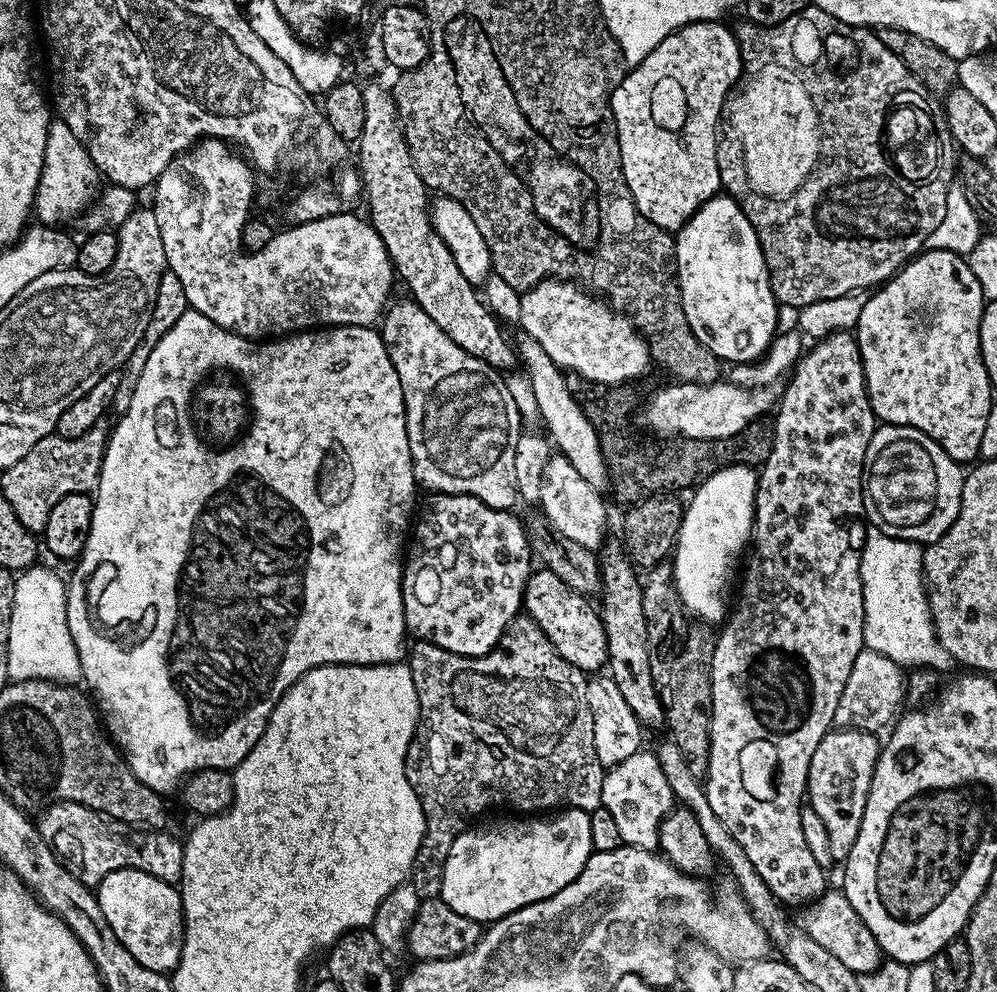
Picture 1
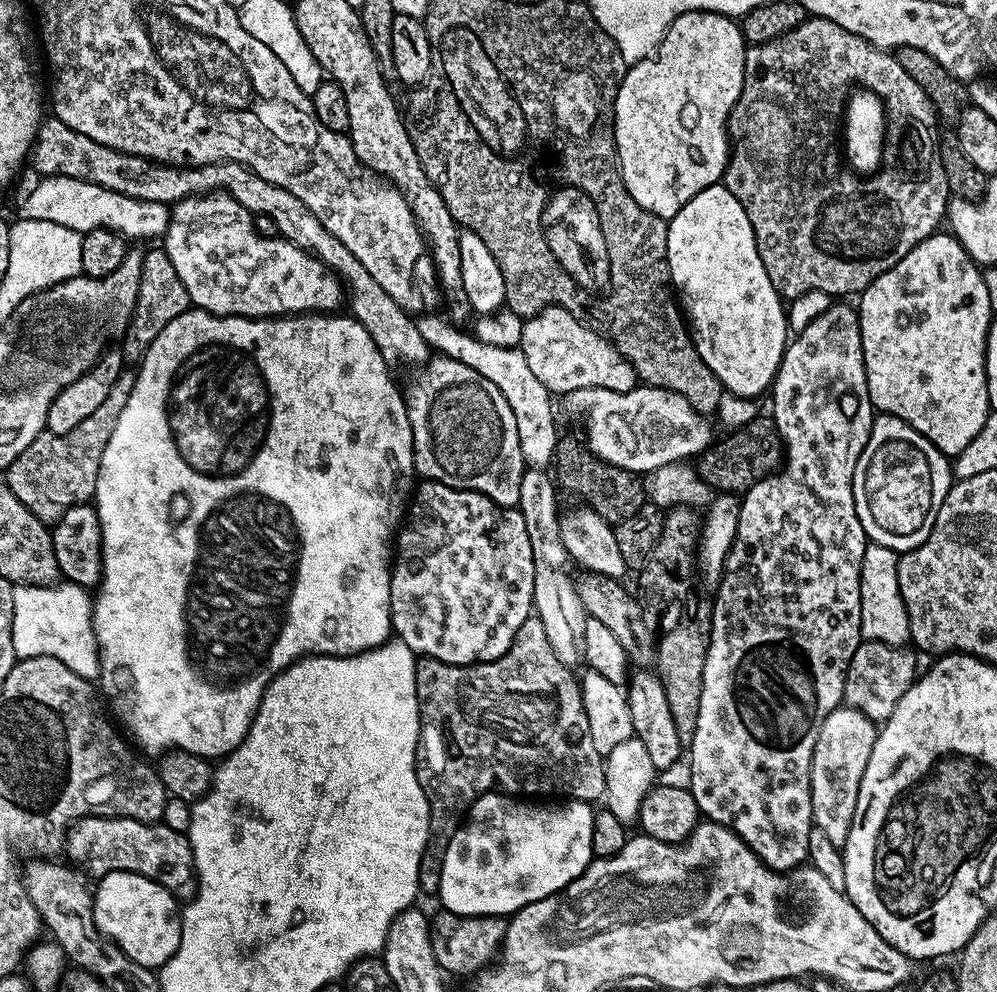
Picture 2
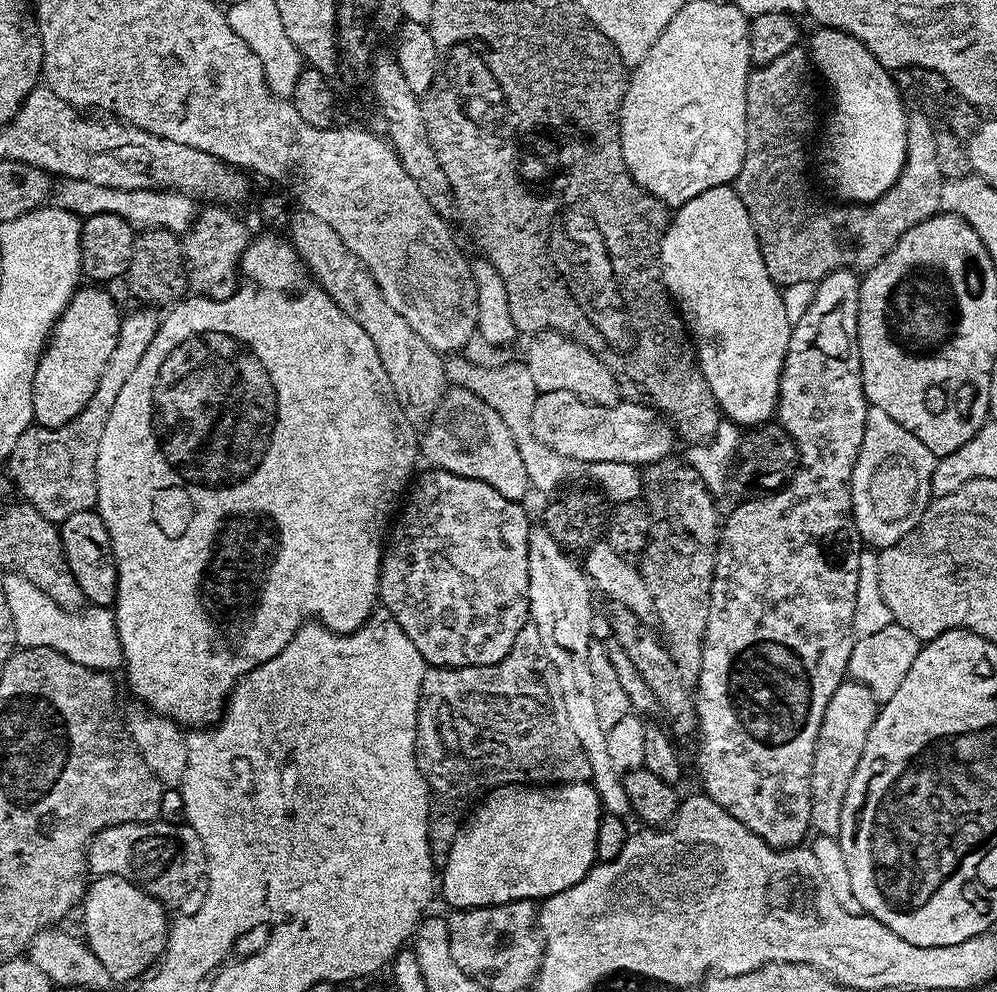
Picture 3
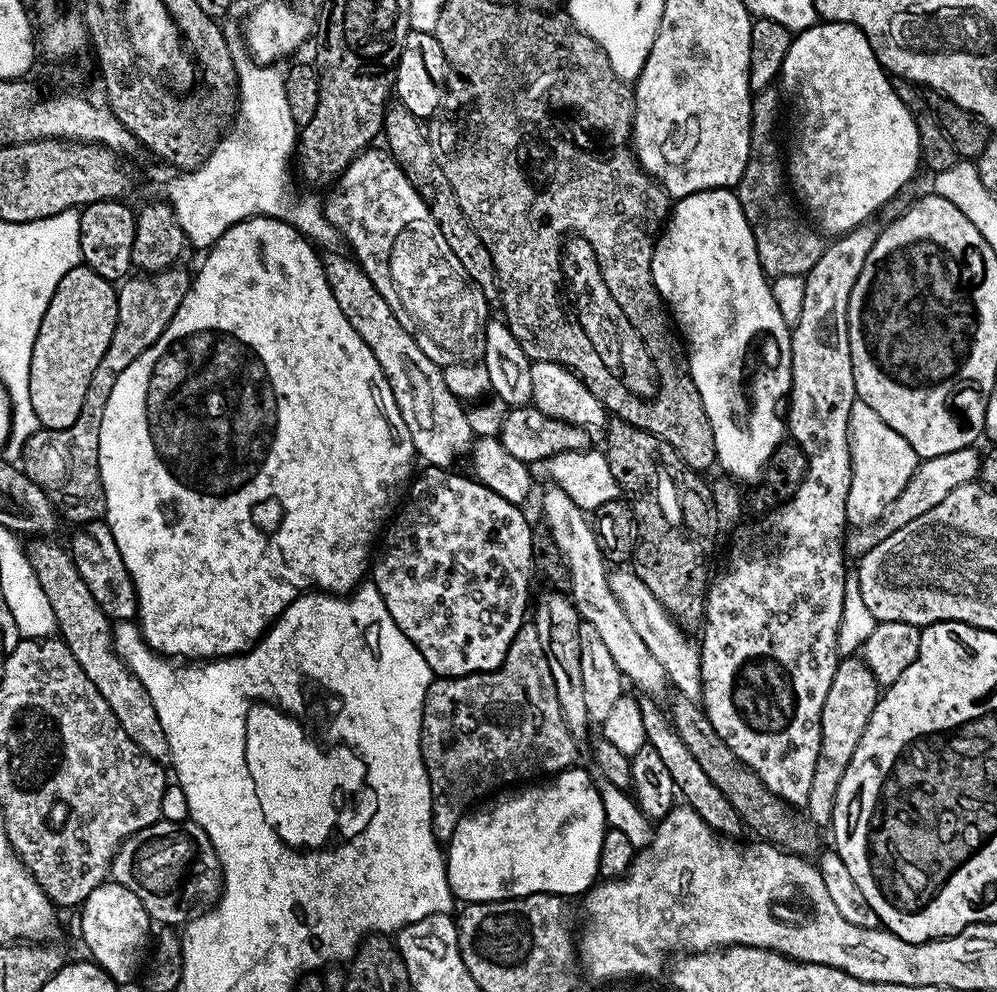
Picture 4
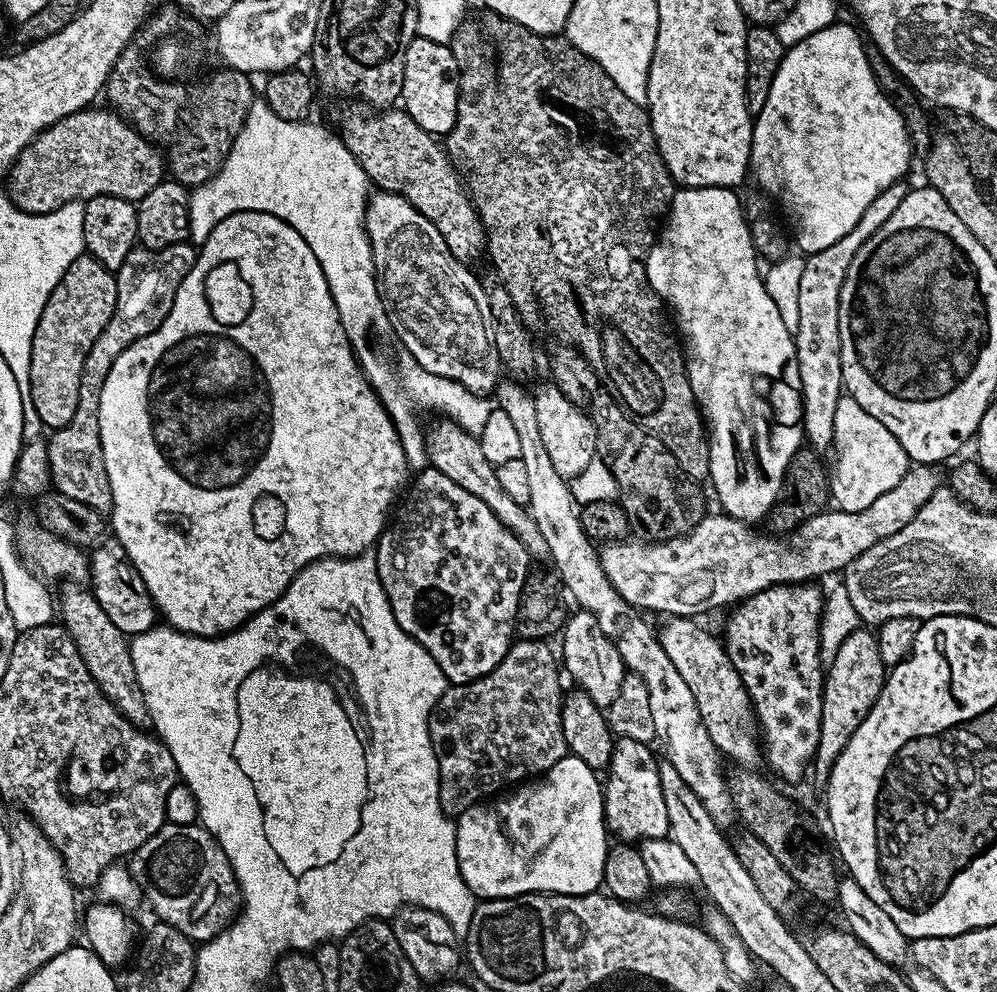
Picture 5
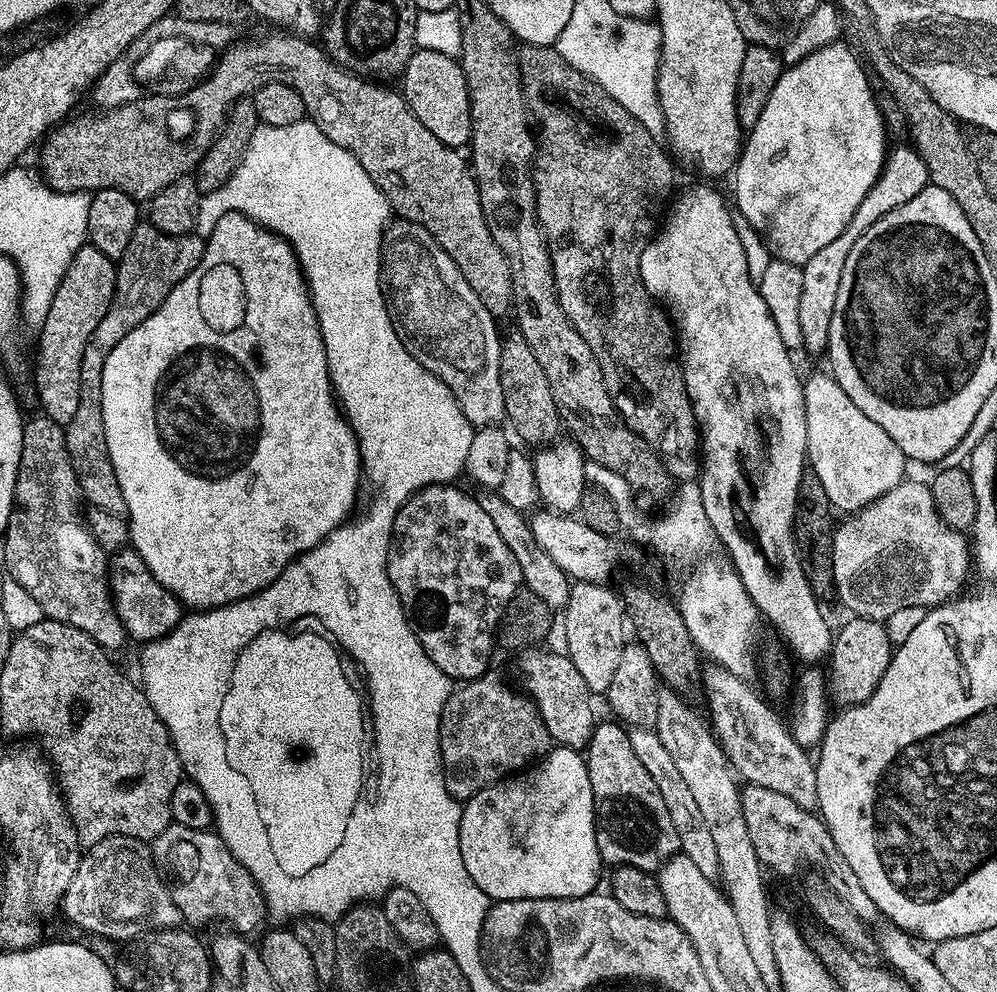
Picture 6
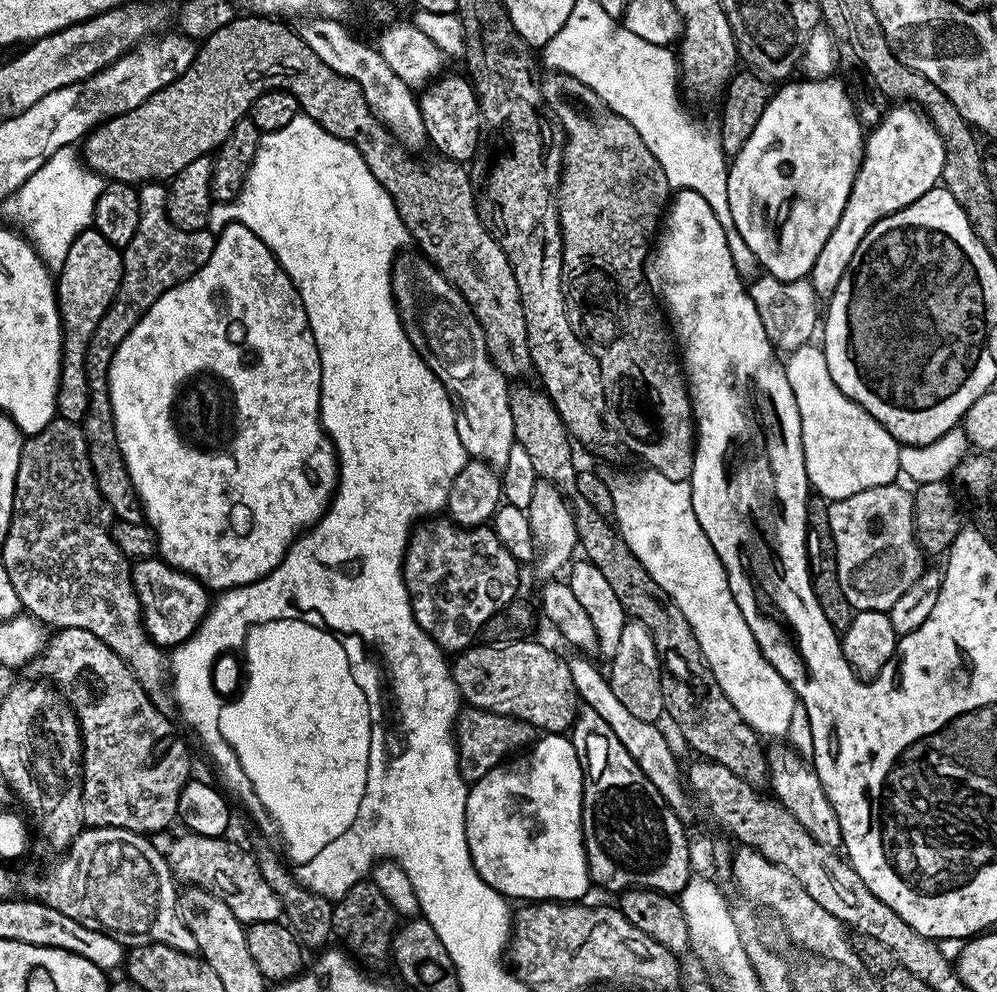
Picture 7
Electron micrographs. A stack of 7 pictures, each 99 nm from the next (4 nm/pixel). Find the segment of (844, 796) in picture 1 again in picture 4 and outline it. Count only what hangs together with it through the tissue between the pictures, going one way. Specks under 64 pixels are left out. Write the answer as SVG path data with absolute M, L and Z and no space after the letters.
M859 655L844 656L841 659L834 674L834 682L830 682L826 702L822 702L818 762L814 766L814 778L810 781L806 805L806 815L813 824L831 825L838 786L842 786L846 766L850 766L850 758L854 758L854 750L858 750L858 742L868 729L870 714L874 714L881 695L882 685L876 681L874 674L870 674L866 662Z

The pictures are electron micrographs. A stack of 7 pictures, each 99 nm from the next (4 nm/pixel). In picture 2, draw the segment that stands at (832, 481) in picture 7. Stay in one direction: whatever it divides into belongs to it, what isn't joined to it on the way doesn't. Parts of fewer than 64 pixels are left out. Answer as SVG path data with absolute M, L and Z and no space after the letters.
M880 414L873 419L870 438L862 450L854 470L854 506L858 510L858 522L873 544L886 546L894 553L903 554L922 546L934 530L934 518L954 483L954 468L949 457L939 452L918 430L914 430L897 416Z

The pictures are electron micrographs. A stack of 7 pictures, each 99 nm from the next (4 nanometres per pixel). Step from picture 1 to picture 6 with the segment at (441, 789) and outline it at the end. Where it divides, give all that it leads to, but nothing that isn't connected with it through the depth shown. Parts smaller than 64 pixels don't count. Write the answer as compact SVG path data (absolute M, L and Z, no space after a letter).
M485 674L477 680L461 683L457 687L460 689L449 695L444 713L440 716L440 763L444 765L446 790L450 790L452 797L461 802L467 802L482 789L527 769L533 762L547 756L554 744L542 722L542 714L538 714L536 703L523 691L515 687L512 689L492 675Z

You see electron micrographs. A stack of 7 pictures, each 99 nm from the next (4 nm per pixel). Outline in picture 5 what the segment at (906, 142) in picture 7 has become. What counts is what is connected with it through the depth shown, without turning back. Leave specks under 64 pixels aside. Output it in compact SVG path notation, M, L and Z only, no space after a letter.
M907 183L892 184L858 218L854 230L834 246L826 246L826 250L811 253L805 259L802 279L798 285L798 330L794 333L796 341L796 357L798 358L798 374L804 397L804 419L802 427L807 443L817 450L832 448L834 438L834 410L838 410L838 402L844 392L842 378L842 338L838 334L838 302L842 294L842 282L846 278L846 270L850 270L850 262L854 262L854 254L874 234L874 230L882 230L886 218L902 206L902 198L910 191Z

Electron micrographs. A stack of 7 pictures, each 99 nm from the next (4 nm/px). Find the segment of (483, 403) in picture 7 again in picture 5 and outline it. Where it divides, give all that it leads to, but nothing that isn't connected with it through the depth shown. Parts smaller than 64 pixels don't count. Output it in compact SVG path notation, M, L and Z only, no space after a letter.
M376 190L368 197L368 207L364 210L364 229L368 232L368 241L372 247L372 262L376 266L376 279L378 281L379 291L382 293L382 304L388 307L388 316L392 319L392 328L396 331L398 339L404 343L404 348L410 355L416 359L415 367L417 369L429 372L435 376L441 376L447 380L458 382L466 386L466 390L477 394L488 394L495 389L502 376L502 365L500 355L494 346L494 325L490 322L490 306L488 305L488 296L484 293L484 288L480 285L477 273L472 273L471 267L465 266L461 261L455 260L446 246L444 236L438 234L434 222L426 218L414 206L410 206L408 199L399 192L383 192Z

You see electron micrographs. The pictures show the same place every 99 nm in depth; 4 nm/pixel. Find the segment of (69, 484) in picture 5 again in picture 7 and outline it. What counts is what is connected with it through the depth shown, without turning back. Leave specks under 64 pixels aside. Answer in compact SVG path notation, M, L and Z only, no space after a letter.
M163 183L141 184L138 191L140 193L138 230L122 250L124 273L120 279L120 288L112 299L112 305L106 310L106 314L102 314L102 322L98 322L98 330L94 330L94 338L90 338L90 346L86 346L86 382L92 393L88 413L82 421L90 462L100 493L103 494L116 520L136 523L144 520L144 507L140 505L140 499L134 490L122 454L118 450L114 414L108 393L110 362L122 338L126 338L126 334L134 330L142 314L146 314L150 306L154 306L154 302L163 292L170 290L183 280L189 280L208 261L216 245L216 236L211 231L191 232L182 230L174 226L174 222L170 222L166 214L168 190Z

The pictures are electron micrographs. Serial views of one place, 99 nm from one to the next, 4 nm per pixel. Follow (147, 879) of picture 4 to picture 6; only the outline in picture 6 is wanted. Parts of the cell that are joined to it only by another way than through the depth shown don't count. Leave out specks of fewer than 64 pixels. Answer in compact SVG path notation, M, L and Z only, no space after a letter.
M175 822L168 825L162 834L158 834L156 839L151 841L152 863L156 865L156 871L160 873L165 884L168 885L168 893L178 906L180 919L185 925L196 926L192 924L208 924L211 920L225 920L229 929L235 930L240 934L251 934L266 917L264 907L264 896L260 893L260 887L254 882L254 878L230 854L230 850L224 844L224 839L215 831L209 830L190 830L186 826Z

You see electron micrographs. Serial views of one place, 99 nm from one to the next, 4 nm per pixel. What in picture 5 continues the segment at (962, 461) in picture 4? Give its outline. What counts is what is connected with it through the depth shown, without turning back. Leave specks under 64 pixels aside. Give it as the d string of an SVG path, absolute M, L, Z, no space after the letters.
M931 464L909 467L902 482L898 482L894 490L886 490L882 498L874 498L874 502L870 502L866 510L857 512L825 510L812 516L805 524L787 535L759 536L752 529L755 527L749 526L745 521L736 520L727 514L719 514L720 516L705 514L685 536L675 536L672 540L636 542L640 544L632 544L633 542L605 544L598 552L600 565L614 590L618 590L620 597L633 608L643 610L645 613L664 612L663 614L668 616L700 618L703 612L735 606L747 596L773 588L776 584L812 582L817 579L815 576L824 576L827 572L839 573L847 568L850 562L854 562L858 554L866 554L870 546L874 546L882 538L890 538L890 534L898 534L898 530L902 530L906 522L914 519L920 507L932 497L934 490L942 486L942 480L936 471Z

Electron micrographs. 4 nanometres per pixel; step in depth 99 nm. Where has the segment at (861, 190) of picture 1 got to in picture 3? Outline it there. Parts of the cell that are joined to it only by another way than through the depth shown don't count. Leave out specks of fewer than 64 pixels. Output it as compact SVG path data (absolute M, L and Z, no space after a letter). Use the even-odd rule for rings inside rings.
M797 46L786 50L786 54L778 54L769 64L753 67L748 73L746 82L746 154L742 162L742 170L738 170L734 181L734 190L746 206L746 214L750 214L750 222L754 226L754 234L758 238L758 246L762 254L762 262L766 266L766 274L778 286L787 286L794 282L819 282L823 276L828 276L839 268L851 268L853 270L867 270L872 268L888 253L898 242L906 230L913 228L918 222L928 220L941 211L941 194L945 178L938 170L938 158L934 154L934 138L936 128L926 117L916 114L907 117L908 137L904 154L904 165L890 190L882 194L877 200L868 204L855 202L835 202L827 204L819 200L813 190L798 190L798 185L790 177L790 172L778 170L776 163L764 164L764 148L772 150L779 145L778 124L776 114L780 114L782 96L788 84L794 86L796 98L802 98L813 105L817 103L818 96L812 91L812 76L814 68L810 63L810 56L803 47ZM766 82L770 84L784 84L786 88L766 88Z

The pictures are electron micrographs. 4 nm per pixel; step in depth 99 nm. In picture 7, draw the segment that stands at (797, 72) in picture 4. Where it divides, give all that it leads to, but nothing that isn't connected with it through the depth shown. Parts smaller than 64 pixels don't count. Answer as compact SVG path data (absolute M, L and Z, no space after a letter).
M796 78L791 82L781 83L773 91L771 98L768 99L766 110L762 110L762 118L758 118L758 126L754 126L754 134L750 134L746 146L742 146L740 153L731 157L730 160L728 193L730 194L730 211L732 211L734 217L734 226L738 226L742 238L746 241L746 246L750 246L751 252L754 253L754 258L758 258L761 269L767 275L779 280L803 280L811 273L814 266L814 258L818 258L818 253L821 252L822 245L826 243L826 238L830 238L830 230L834 230L834 226L838 226L838 218L842 218L842 210L846 210L846 202L850 198L850 190L854 186L854 178L858 174L860 163L864 157L866 129L856 116L856 106L853 97L848 97L848 92L844 89L845 81L836 79L806 80Z

